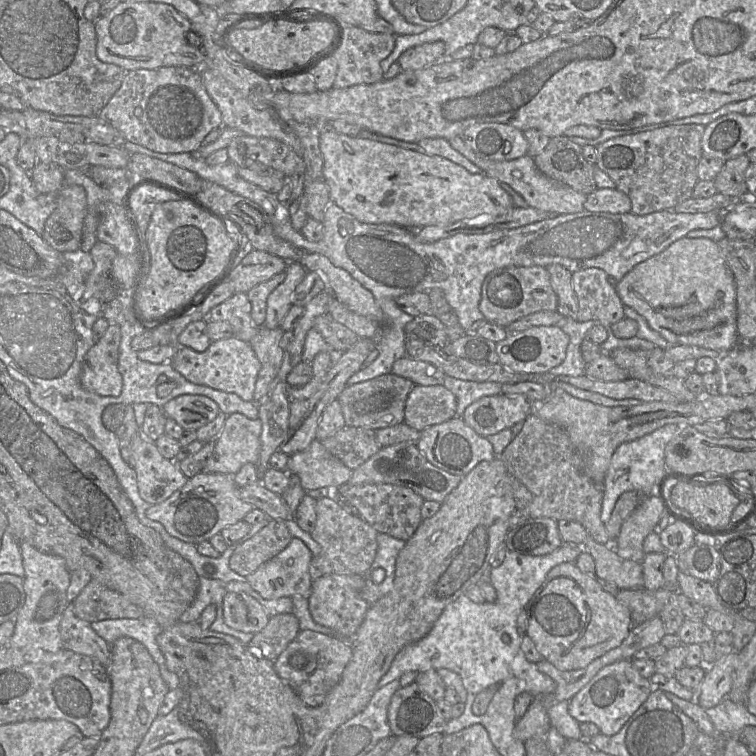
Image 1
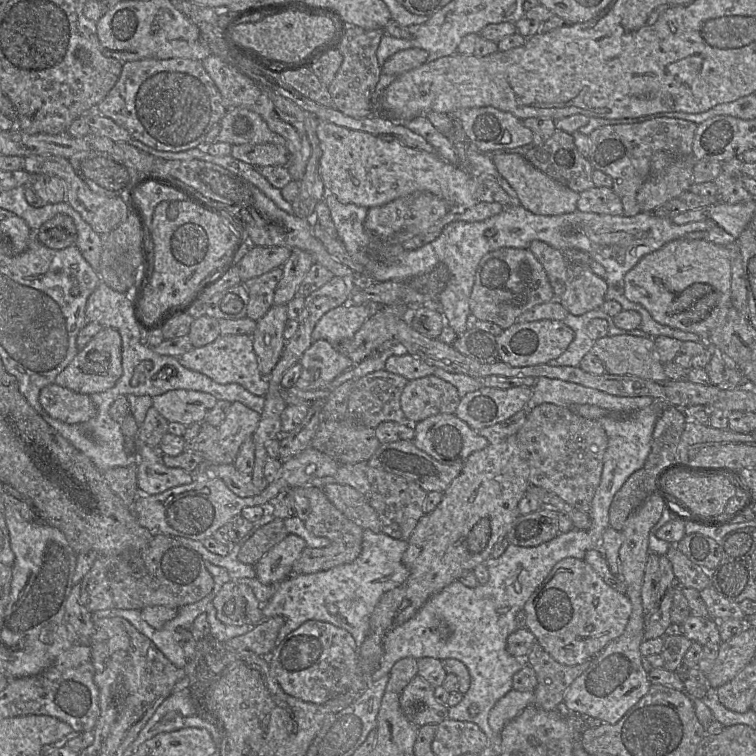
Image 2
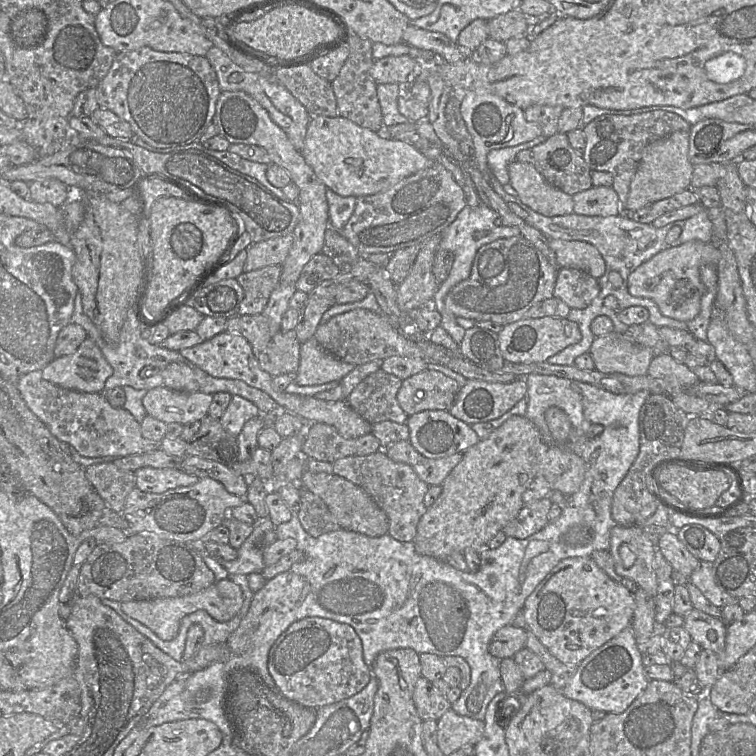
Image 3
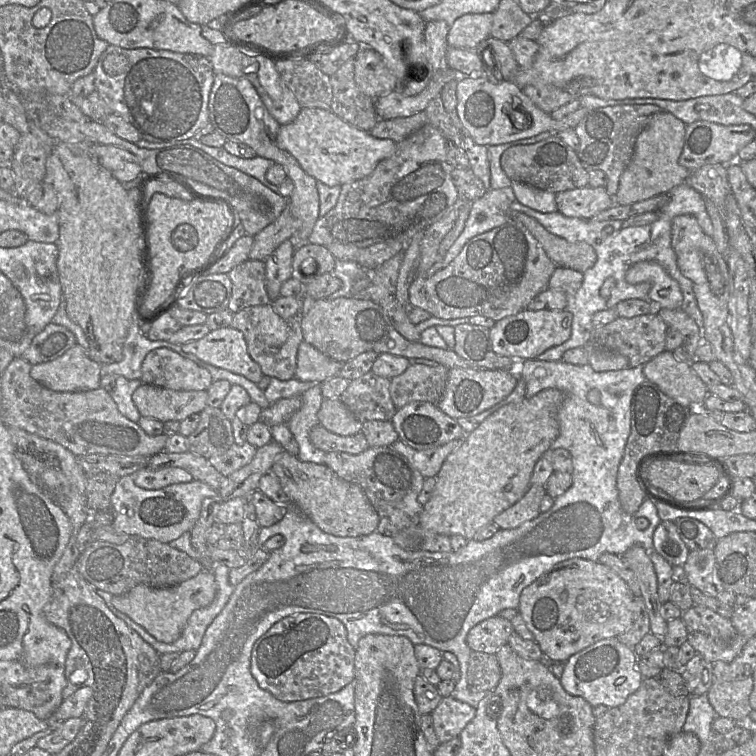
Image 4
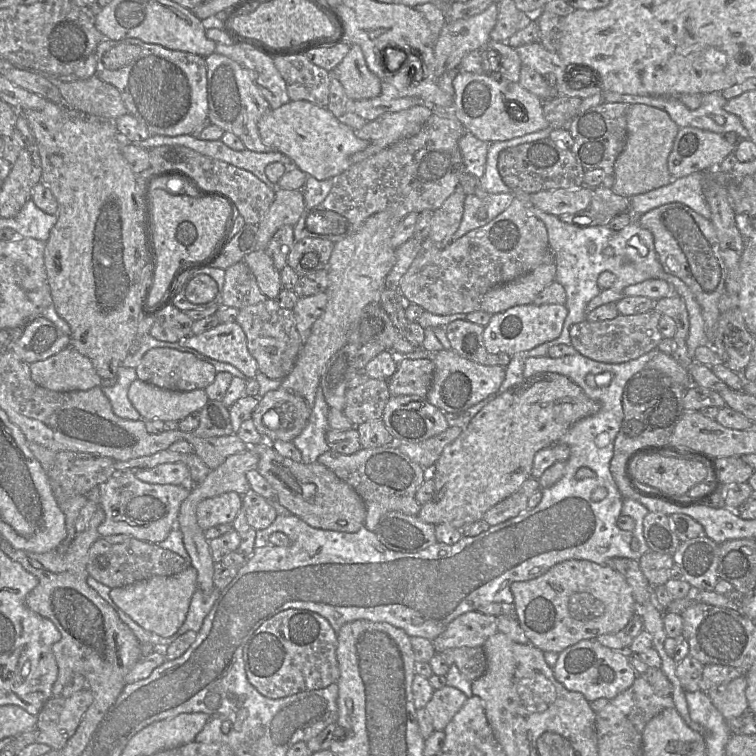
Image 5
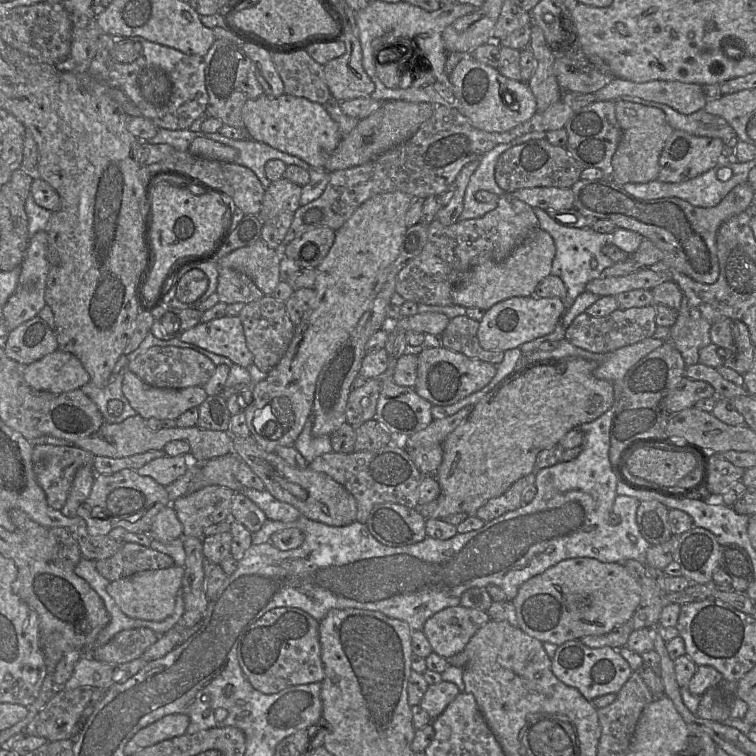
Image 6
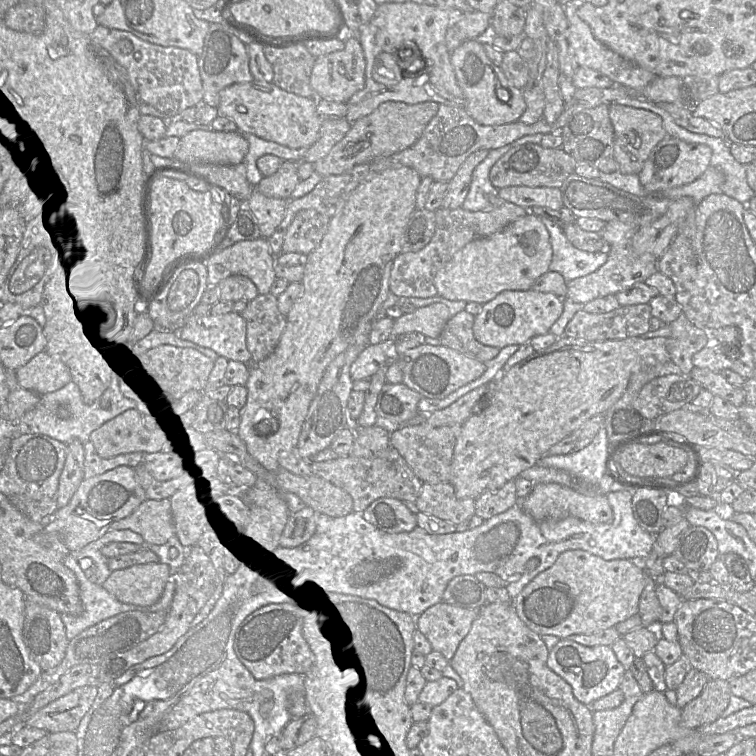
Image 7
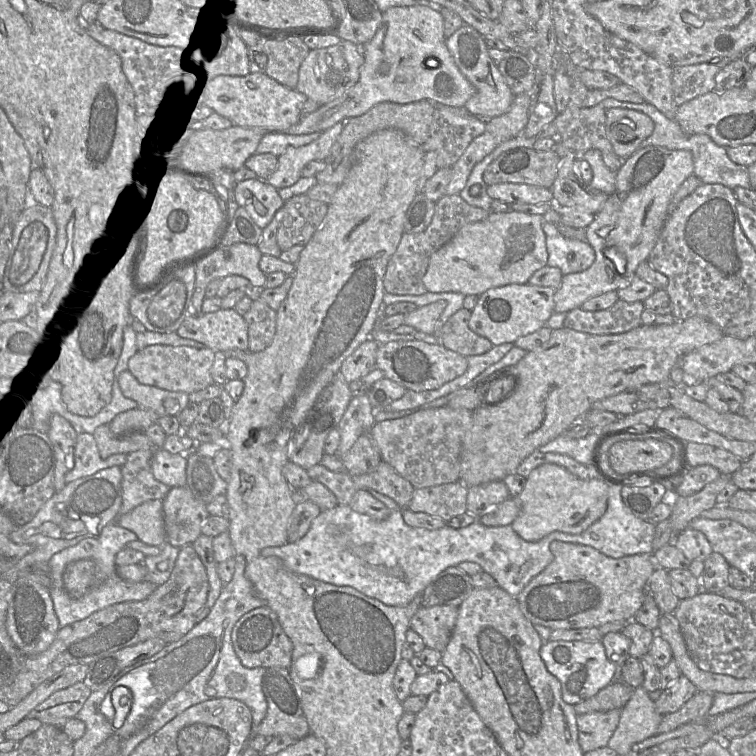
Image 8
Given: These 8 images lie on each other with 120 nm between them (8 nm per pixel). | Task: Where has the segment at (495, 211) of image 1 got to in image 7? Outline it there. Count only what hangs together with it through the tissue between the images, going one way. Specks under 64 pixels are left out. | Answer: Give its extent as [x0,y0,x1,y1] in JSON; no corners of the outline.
[217,79,323,149]

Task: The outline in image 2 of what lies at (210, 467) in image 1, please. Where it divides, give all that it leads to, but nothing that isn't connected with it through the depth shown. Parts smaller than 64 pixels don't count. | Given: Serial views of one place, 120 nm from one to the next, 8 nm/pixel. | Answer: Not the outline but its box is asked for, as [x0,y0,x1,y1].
[218,402,261,461]

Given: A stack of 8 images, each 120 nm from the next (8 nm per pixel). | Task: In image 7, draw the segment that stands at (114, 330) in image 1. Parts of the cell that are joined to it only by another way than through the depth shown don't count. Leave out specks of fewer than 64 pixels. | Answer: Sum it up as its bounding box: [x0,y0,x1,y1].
[16,352,71,396]

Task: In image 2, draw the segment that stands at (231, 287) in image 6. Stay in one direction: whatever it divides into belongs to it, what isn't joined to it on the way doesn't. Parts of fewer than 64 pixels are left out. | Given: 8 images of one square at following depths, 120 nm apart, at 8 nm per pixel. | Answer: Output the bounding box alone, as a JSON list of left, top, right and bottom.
[243,267,283,321]

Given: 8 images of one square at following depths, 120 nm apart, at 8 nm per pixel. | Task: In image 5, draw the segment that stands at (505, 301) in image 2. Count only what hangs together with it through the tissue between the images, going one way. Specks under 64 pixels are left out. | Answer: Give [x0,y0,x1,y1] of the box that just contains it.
[399,197,550,314]

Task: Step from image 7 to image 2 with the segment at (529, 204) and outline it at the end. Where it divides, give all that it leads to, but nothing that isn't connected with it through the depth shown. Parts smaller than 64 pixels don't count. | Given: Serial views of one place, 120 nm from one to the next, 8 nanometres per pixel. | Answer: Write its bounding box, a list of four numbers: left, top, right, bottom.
[577,187,623,215]

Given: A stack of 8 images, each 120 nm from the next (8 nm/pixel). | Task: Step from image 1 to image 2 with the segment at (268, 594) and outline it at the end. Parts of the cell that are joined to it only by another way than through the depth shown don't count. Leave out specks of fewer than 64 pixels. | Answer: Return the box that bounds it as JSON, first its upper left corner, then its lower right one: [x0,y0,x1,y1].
[255,533,306,585]

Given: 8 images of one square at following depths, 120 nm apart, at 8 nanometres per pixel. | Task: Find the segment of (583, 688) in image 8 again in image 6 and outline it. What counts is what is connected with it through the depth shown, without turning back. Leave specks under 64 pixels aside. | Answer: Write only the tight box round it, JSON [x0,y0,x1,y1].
[551,640,633,701]

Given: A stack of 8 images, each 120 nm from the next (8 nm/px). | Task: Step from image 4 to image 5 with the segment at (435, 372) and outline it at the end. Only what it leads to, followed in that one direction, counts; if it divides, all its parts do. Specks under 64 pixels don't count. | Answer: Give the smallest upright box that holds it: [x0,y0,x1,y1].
[388,359,435,397]

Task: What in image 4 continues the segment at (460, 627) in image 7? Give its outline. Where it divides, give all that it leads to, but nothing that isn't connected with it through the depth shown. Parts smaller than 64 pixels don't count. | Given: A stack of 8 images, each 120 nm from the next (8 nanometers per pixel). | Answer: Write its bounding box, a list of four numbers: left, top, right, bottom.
[467,616,514,654]

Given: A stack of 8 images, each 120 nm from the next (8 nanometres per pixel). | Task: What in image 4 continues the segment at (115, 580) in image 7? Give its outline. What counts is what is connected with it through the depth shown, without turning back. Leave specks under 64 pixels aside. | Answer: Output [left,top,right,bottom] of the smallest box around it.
[112,569,217,643]

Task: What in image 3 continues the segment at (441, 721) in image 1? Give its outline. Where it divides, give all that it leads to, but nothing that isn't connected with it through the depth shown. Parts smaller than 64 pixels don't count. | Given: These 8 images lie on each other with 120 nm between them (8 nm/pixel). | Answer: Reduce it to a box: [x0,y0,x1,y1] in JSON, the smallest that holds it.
[412,676,451,720]

